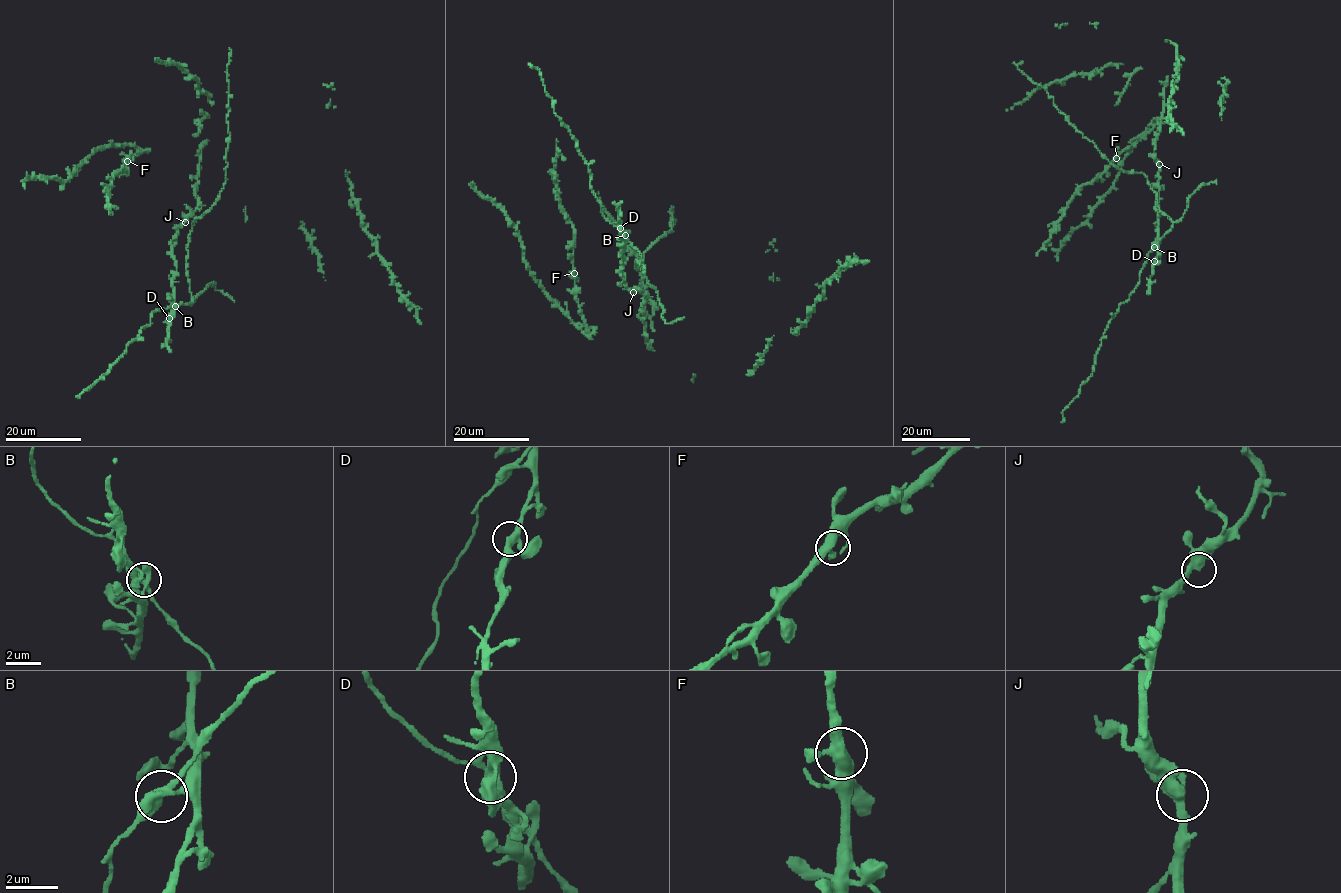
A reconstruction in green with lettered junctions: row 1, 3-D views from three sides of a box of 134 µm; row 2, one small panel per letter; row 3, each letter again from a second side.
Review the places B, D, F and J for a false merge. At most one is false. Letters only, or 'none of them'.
none of them

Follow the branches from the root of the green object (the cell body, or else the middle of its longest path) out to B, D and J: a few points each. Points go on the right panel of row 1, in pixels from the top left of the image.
B: (1165, 234), (1154, 247)
D: (1165, 234), (1158, 244), (1158, 253), (1154, 261)
J: (1165, 234), (1157, 244), (1159, 164)

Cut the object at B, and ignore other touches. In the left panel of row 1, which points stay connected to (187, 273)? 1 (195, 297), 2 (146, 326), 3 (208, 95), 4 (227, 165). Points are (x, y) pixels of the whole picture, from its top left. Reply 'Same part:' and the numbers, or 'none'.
Same part: 1, 2, 4

